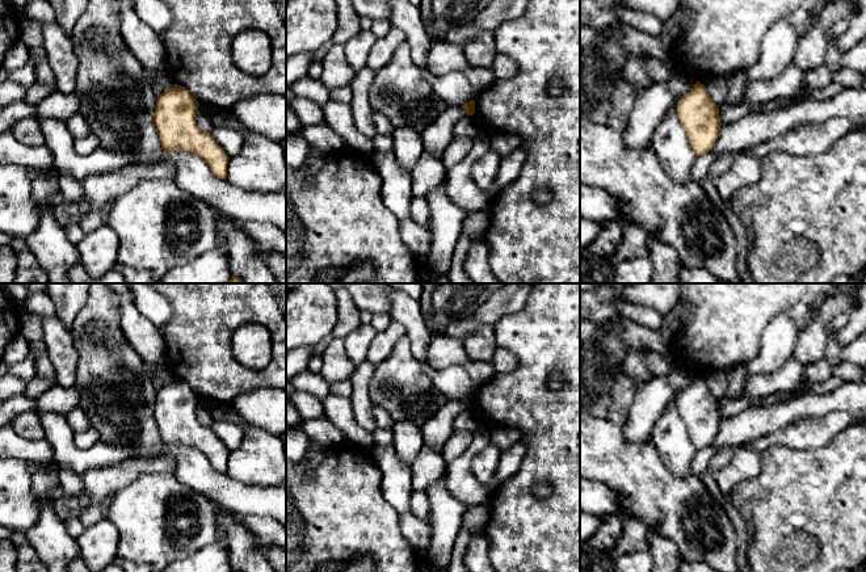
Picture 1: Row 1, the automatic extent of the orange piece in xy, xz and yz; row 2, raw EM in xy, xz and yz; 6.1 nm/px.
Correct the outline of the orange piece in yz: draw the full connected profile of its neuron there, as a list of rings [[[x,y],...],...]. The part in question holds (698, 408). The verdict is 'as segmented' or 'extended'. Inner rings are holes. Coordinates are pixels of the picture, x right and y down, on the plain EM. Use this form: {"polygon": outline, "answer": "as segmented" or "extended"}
{"polygon": [[[697,375],[691,384],[680,392],[677,411],[697,450],[712,445],[719,430],[722,416],[719,399],[711,394],[703,378]]], "answer": "as segmented"}

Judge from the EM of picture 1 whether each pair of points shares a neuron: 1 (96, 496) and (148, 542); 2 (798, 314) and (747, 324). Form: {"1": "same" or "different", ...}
{"1": "different", "2": "same"}

